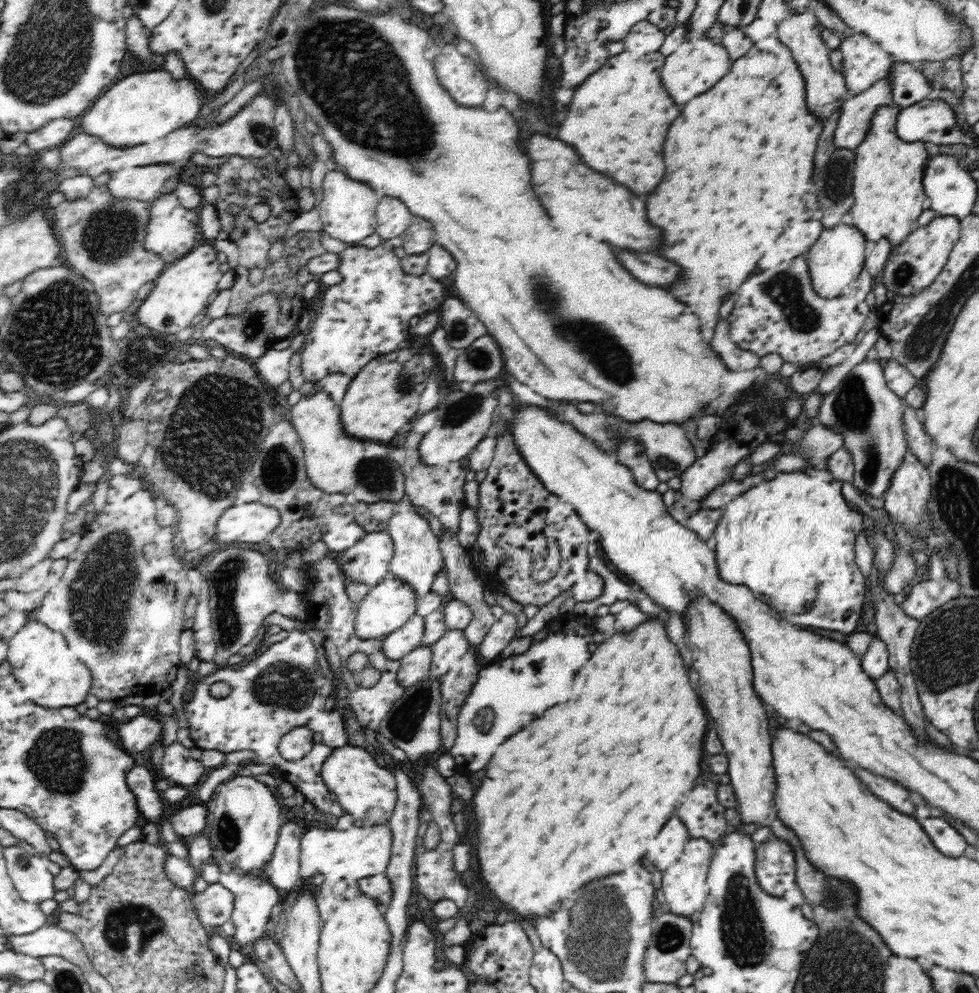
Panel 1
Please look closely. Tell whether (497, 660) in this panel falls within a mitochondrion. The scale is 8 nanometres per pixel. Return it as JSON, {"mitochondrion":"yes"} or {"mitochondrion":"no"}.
{"mitochondrion":"no"}

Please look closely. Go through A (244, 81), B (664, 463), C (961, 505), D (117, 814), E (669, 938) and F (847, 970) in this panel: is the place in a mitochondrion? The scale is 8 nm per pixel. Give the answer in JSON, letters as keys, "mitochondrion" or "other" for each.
{"A":"other","B":"mitochondrion","C":"mitochondrion","D":"other","E":"mitochondrion","F":"mitochondrion"}

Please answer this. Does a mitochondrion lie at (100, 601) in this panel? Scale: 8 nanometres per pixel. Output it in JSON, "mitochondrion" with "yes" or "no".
{"mitochondrion":"yes"}

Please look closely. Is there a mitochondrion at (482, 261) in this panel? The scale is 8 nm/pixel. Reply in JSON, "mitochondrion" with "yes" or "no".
{"mitochondrion":"no"}

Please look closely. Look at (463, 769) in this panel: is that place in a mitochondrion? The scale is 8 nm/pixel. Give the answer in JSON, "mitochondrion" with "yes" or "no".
{"mitochondrion":"no"}

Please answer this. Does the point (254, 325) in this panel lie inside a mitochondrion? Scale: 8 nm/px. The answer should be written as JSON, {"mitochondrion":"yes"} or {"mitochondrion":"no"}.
{"mitochondrion":"yes"}

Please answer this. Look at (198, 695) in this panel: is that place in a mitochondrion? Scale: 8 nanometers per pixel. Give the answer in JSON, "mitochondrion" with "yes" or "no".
{"mitochondrion":"no"}

